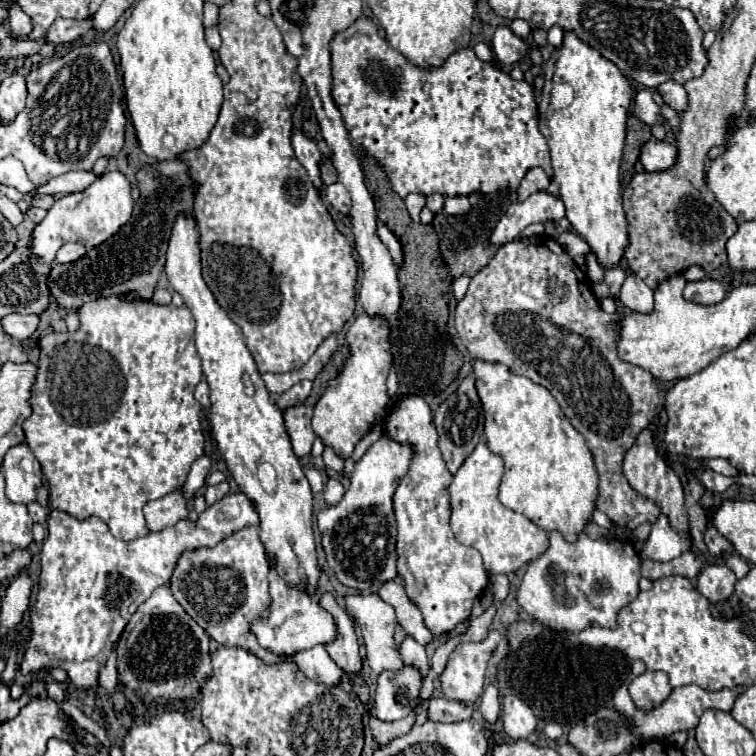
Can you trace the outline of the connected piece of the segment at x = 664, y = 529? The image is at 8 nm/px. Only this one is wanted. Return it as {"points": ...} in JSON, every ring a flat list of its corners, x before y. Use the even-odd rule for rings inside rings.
{"points":[[660,515,652,525,648,541,640,547,640,557,668,563,674,557,680,557,684,551,690,551,690,539,686,535,680,535,670,525,666,515]]}

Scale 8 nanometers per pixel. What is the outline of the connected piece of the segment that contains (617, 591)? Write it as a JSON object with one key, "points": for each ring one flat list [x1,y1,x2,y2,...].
{"points":[[560,531,550,533,550,547,544,555,528,563,526,575,518,589,518,603,542,625,552,631,582,631,592,621,602,627,616,627,616,617,622,607,626,607,638,595,638,579,640,579,640,557,634,545,622,541,608,539,590,539,584,531,576,541,566,541]]}

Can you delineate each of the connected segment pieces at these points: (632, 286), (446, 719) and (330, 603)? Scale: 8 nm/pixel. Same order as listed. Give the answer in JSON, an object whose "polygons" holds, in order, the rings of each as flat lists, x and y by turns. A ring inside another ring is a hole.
{"polygons":[[[630,273,620,289,620,301,626,309,638,311,638,313,650,313,654,307,654,297,652,289,634,273]],[[430,699,428,707,428,719,432,721,442,721,442,723,458,723,470,719,474,709,468,703,460,701,450,701,450,699]],[[324,591,320,593,320,605,332,615,334,623,336,623,336,639,332,643,326,643,326,651,332,657,332,661,342,667,346,673,358,671,362,667,360,663,360,655,358,655,358,641,356,641,356,633,354,633,354,623,348,615,348,611,344,607,338,605,338,601,334,599,332,593]]]}

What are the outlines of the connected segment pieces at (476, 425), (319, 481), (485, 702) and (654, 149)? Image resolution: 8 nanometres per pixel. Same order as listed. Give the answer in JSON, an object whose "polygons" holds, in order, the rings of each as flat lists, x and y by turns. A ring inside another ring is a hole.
{"polygons":[[[470,377,464,379,460,383,460,387,436,409,434,425,436,425,436,431,440,435,438,447,444,455,446,467,450,473,456,473,458,467,464,463,464,459,474,451,474,447,478,445,478,441,484,433,484,413,482,413,482,405,480,405,474,381]],[[308,469,308,471,306,471,306,479,310,481,310,487,312,487,314,493,322,491,322,487,324,487,324,477,322,477,320,471,316,471,316,469]],[[488,685,482,693,480,699,480,713,488,723,496,723,498,713,500,713,500,697,498,697,498,687]],[[650,139,648,143,642,145,640,151,640,163,644,165,644,169,648,173,656,173,656,171,666,171,668,167,676,165,676,155,678,155,678,147,666,141,656,141]]]}

